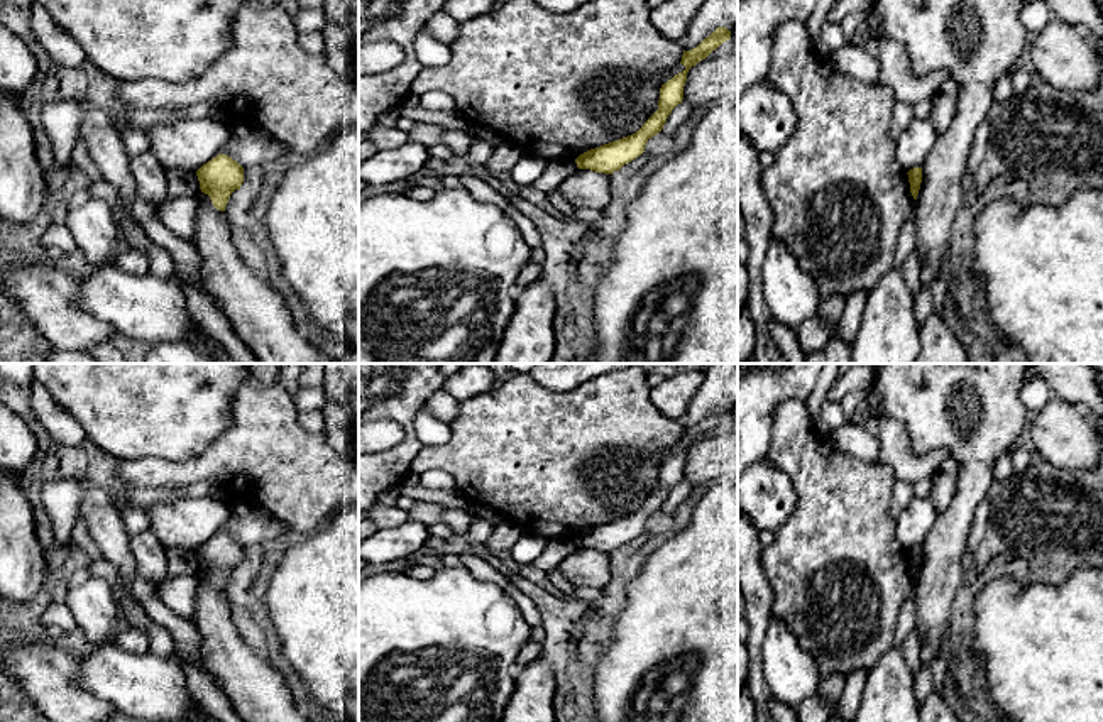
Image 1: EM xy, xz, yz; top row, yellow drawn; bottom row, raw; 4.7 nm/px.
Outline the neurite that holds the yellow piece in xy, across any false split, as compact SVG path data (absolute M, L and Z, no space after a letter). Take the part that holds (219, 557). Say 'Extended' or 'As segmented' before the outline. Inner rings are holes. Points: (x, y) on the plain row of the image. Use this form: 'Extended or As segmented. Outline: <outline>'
As segmented. Outline: M218 533L196 550L201 572L213 585L225 590L230 573L244 561L244 546L225 533Z

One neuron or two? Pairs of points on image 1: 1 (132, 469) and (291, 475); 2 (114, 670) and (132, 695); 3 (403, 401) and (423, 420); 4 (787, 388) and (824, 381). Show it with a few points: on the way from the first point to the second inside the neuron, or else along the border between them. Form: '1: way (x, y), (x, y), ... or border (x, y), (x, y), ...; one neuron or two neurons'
1: way (171, 472), (190, 472), (215, 462), (252, 462); one neuron
2: way (120, 677), (132, 689); one neuron
3: border (420, 406), (415, 416), (415, 433), (423, 445); two neurons
4: border (817, 381), (804, 401); two neurons

